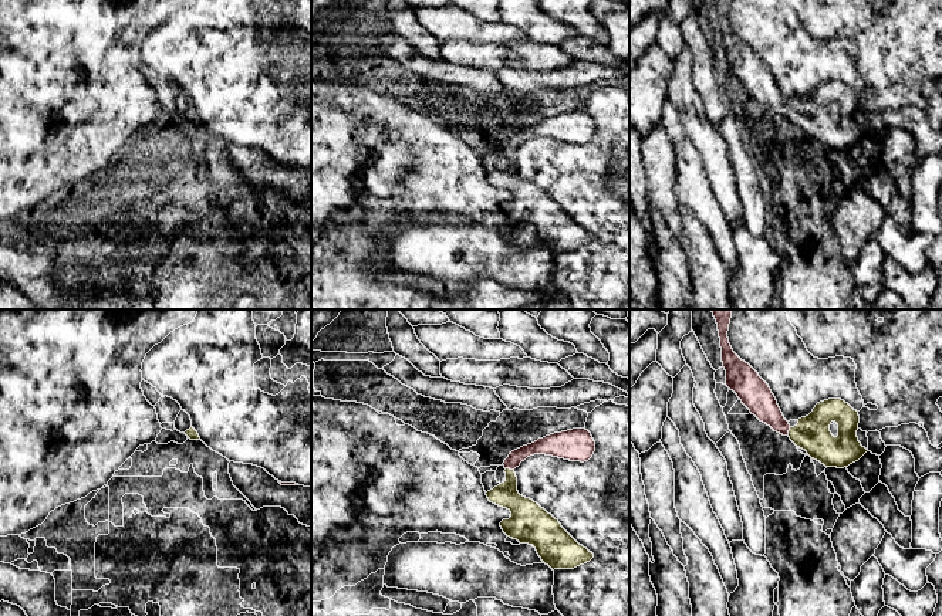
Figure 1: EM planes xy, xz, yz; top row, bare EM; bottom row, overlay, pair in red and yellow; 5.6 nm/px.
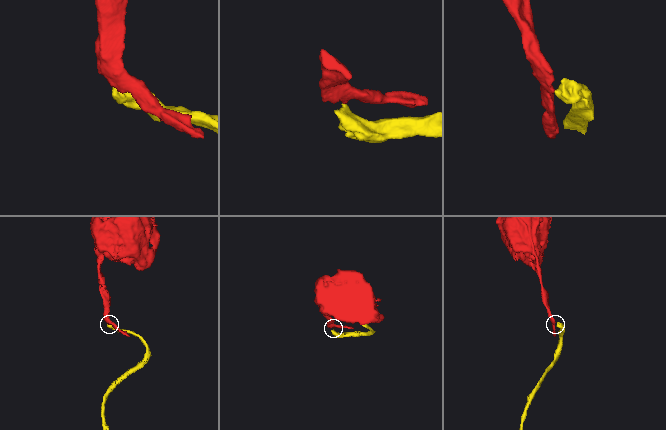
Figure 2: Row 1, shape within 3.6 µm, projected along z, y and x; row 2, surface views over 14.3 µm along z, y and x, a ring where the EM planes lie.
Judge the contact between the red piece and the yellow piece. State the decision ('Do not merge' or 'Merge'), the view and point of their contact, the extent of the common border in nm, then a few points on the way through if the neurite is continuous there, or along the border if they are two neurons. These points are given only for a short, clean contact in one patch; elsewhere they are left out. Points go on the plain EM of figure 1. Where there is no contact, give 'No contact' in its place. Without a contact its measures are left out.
Merge. Touches red at xz (510, 151). Shared border 50 nm. Path across: xz (547, 127), (526, 132), (510, 151), (510, 179), (523, 192)

